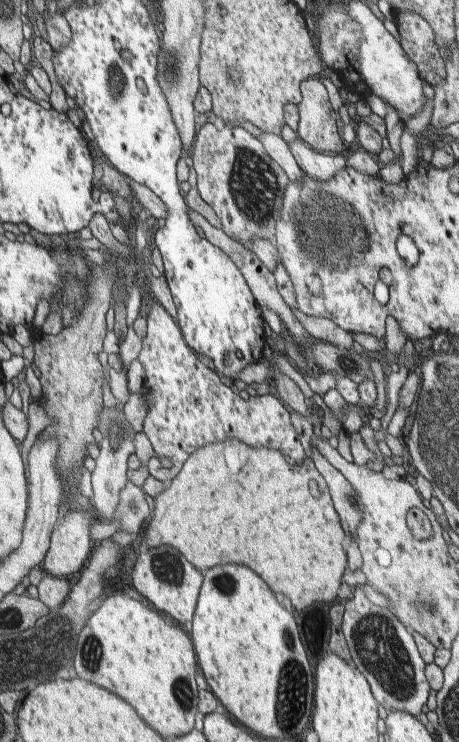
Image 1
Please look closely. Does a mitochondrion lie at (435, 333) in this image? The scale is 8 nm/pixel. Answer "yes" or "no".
no

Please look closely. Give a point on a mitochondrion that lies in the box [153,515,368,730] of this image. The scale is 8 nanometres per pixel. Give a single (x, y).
(315, 627)

